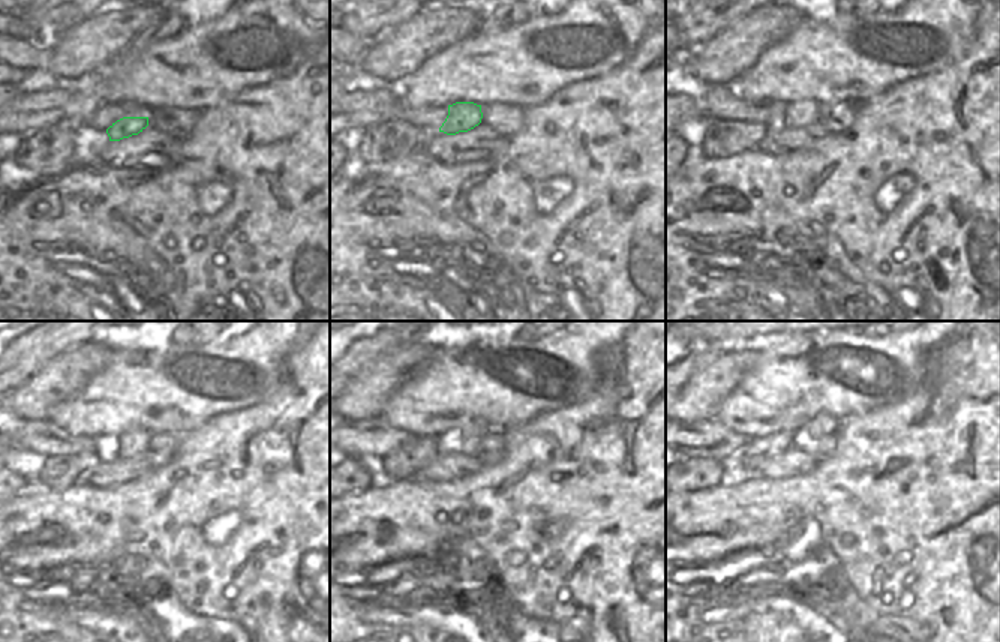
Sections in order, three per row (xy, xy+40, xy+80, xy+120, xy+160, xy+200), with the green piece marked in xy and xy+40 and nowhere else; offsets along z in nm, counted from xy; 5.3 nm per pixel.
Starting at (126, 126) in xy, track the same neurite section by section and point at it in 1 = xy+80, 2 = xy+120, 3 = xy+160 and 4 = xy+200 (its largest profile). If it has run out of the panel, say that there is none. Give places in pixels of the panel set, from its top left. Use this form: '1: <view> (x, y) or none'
1: xy+80 (805, 111)
2: xy+120 (134, 443)
3: xy+160 (471, 435)
4: xy+200 (822, 423)

